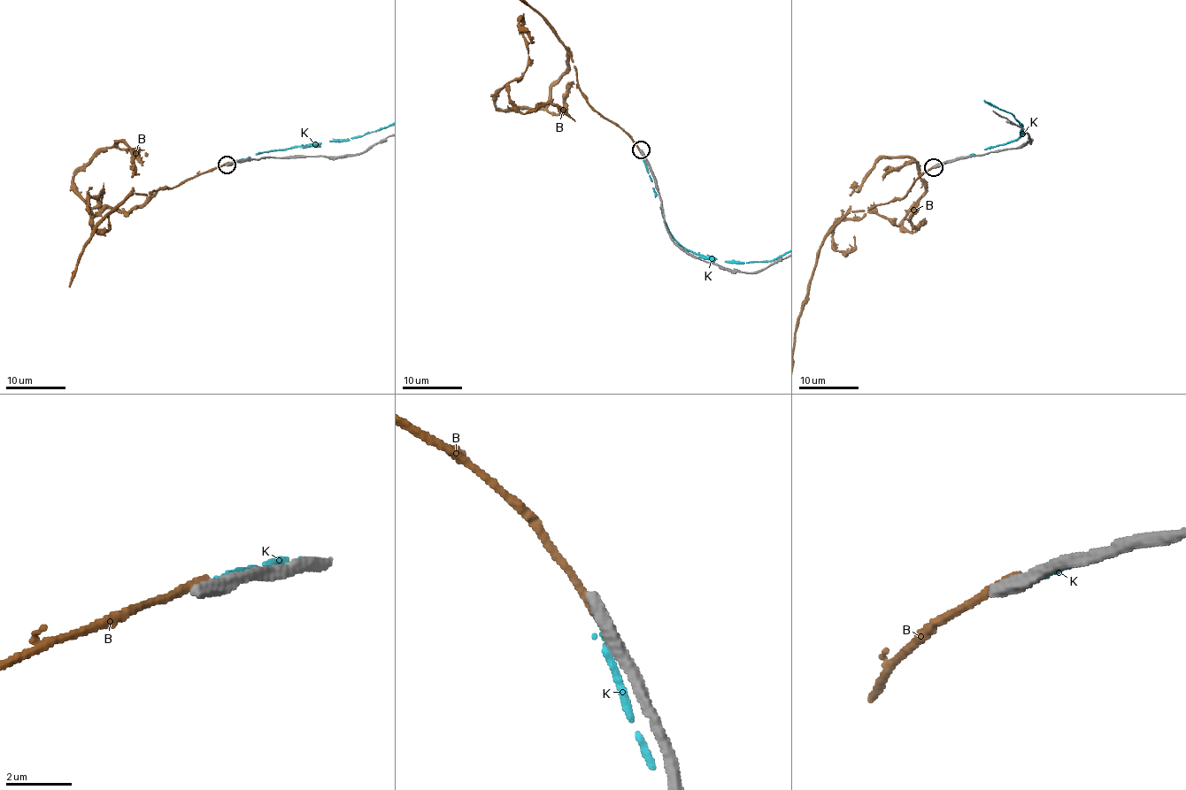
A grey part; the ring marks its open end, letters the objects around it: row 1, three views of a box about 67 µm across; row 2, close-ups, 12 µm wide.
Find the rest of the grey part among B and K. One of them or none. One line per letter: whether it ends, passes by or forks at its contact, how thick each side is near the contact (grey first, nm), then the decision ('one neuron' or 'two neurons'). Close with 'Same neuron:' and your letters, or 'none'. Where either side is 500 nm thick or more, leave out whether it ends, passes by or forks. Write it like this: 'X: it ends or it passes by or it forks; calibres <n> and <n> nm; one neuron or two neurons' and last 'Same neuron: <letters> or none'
B: calibres 500 and 320 nm; two neurons
K: it ends; calibres 400 and 240 nm; two neurons
Same neuron: none

